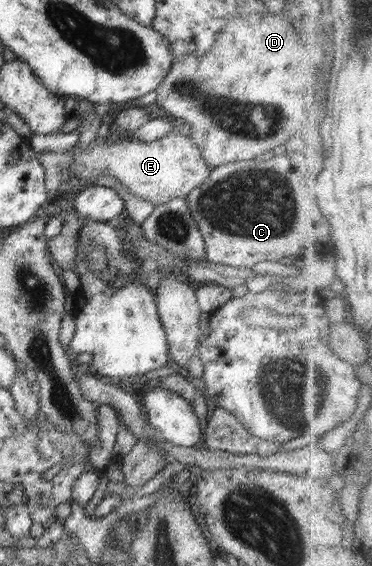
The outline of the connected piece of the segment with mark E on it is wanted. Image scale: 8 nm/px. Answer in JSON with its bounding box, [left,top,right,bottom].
[38,132,213,207]

